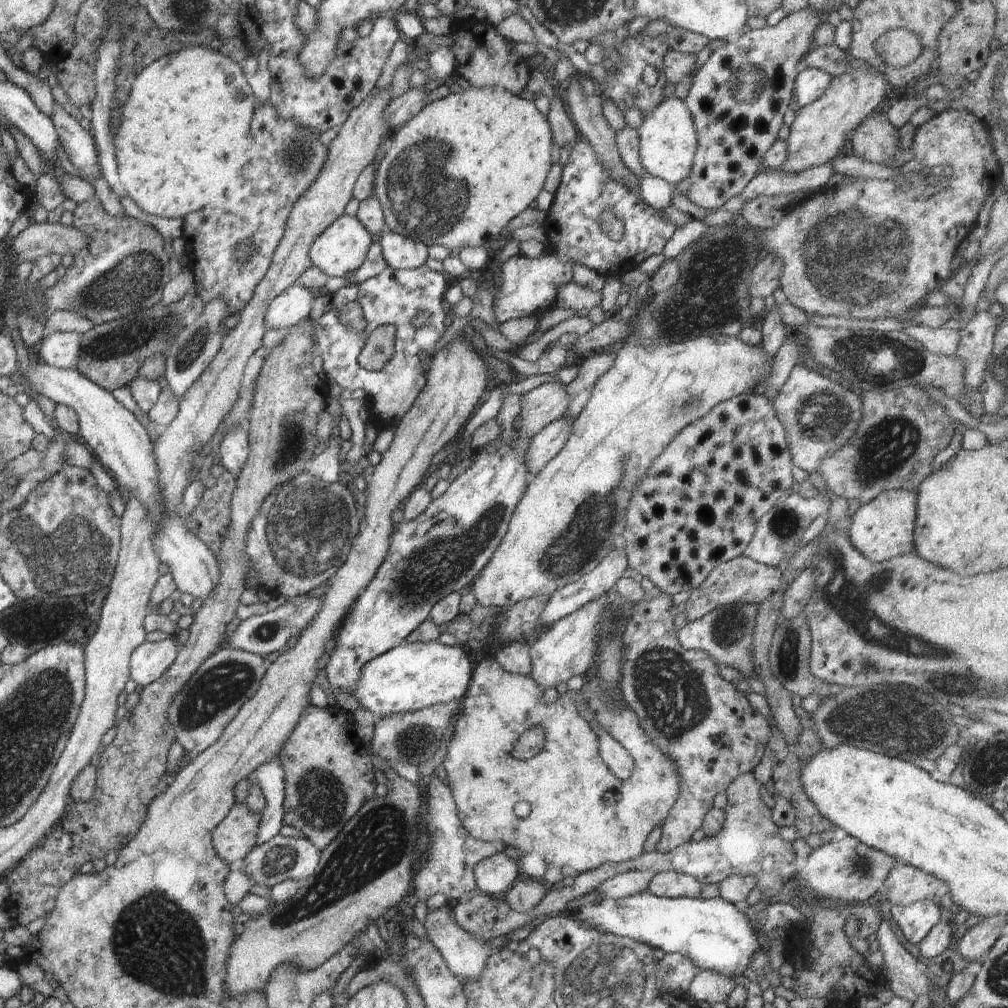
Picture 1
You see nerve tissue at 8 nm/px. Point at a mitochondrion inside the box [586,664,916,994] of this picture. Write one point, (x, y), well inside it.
(859, 867)

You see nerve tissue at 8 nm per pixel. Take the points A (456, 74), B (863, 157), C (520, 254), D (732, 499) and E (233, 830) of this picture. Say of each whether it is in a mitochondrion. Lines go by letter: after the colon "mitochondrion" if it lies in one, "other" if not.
A: other
B: other
C: other
D: other
E: other

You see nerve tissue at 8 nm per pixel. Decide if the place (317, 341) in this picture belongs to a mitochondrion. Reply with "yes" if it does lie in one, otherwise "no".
no

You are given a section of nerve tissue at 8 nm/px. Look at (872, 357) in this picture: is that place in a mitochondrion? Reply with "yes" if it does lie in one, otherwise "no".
yes

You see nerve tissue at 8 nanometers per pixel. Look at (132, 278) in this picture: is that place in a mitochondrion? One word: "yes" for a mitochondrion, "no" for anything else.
yes

